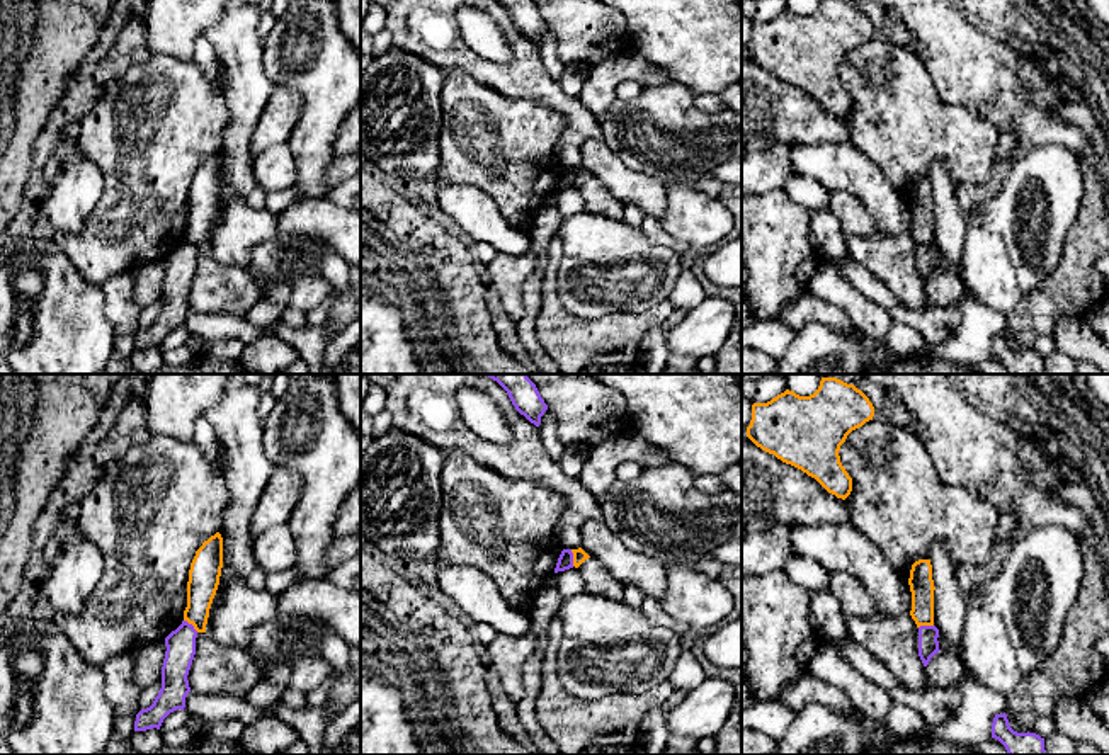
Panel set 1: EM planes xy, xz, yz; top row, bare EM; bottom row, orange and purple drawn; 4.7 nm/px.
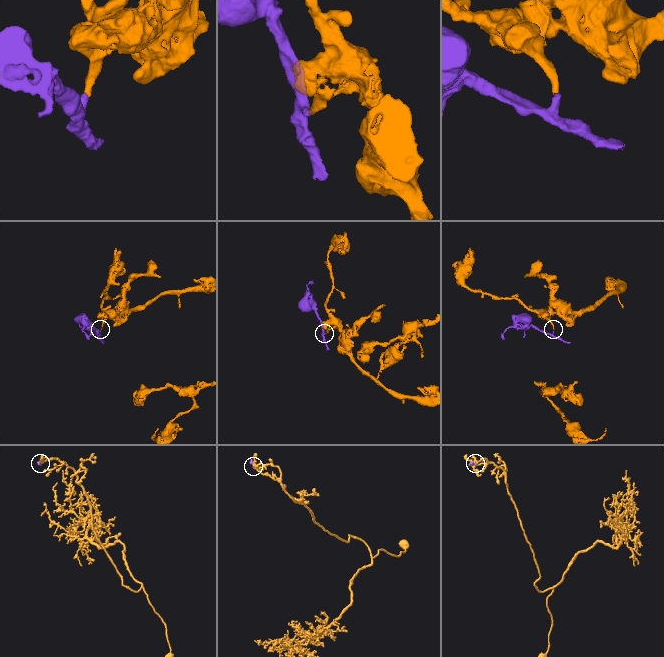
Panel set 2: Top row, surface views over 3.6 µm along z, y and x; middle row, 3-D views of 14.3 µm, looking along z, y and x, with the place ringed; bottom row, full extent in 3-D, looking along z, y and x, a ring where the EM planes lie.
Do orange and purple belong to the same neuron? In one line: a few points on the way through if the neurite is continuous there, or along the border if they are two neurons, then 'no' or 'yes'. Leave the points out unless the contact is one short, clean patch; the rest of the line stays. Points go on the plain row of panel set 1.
border xz (570, 169), (574, 184); no

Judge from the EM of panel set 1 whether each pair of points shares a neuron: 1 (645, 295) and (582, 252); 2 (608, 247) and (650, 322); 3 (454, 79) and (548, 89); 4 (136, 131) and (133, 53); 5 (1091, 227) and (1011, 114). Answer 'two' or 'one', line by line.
1: one
2: two
3: two
4: two
5: one

